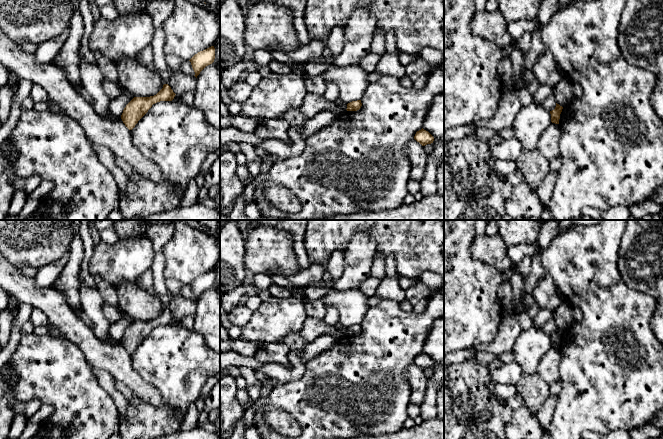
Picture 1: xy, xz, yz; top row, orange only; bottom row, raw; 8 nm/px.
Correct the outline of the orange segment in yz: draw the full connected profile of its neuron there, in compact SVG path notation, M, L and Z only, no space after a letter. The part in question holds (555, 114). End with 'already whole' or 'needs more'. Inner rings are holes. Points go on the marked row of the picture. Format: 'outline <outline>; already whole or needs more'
outline M556 103L555 109L550 111L552 123L559 124L559 119L562 109L563 107Z; already whole

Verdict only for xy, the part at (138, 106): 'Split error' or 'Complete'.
Complete

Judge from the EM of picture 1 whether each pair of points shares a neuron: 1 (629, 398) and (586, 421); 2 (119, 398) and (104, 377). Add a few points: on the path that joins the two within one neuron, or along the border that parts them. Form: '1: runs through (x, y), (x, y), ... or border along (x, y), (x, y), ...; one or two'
1: runs through (618, 398), (609, 398), (597, 410); one
2: runs through (114, 393), (107, 382); one

